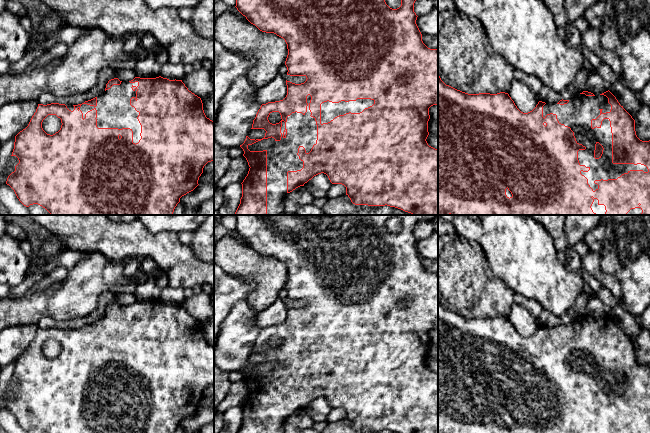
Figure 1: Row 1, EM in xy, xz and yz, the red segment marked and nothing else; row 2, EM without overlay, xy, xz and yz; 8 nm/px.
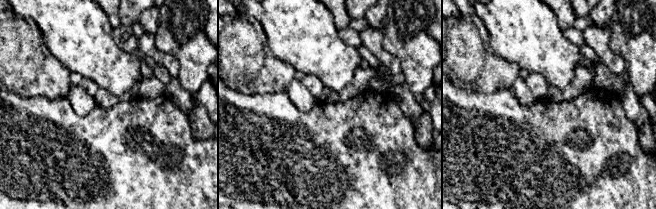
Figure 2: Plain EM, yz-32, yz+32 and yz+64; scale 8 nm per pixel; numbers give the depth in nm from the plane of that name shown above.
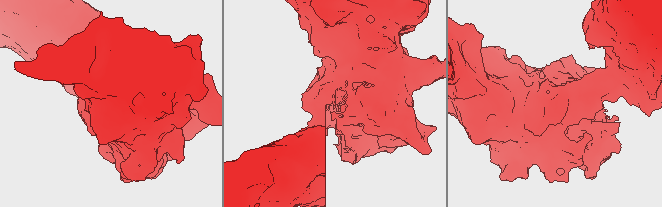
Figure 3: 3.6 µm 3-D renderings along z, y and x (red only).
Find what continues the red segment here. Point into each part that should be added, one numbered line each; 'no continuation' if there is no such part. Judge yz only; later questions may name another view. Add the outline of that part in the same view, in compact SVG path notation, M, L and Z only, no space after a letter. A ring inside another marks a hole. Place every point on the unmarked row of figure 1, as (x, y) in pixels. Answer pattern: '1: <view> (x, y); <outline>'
1: yz (577, 338); M579 318L564 329L557 327L543 330L543 341L553 337L557 339L559 347L571 352L577 367L586 371L578 375L580 389L589 391L588 396L581 398L588 403L588 408L595 415L598 409L595 404L617 403L630 394L643 394L648 396L646 390L641 388L613 388L612 387L612 357L609 343L604 343L600 352L591 352L591 344L596 343L600 337L610 336L611 329L604 319L586 320ZM599 366L604 374L599 383L594 382L595 368Z

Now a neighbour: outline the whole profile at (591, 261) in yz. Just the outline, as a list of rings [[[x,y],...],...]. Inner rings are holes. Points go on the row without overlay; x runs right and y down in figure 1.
[[[588,251],[586,255],[581,257],[582,269],[593,276],[601,285],[607,288],[614,297],[622,296],[622,287],[620,281],[612,275],[601,270],[601,253]]]

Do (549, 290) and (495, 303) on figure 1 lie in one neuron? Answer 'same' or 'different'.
different

